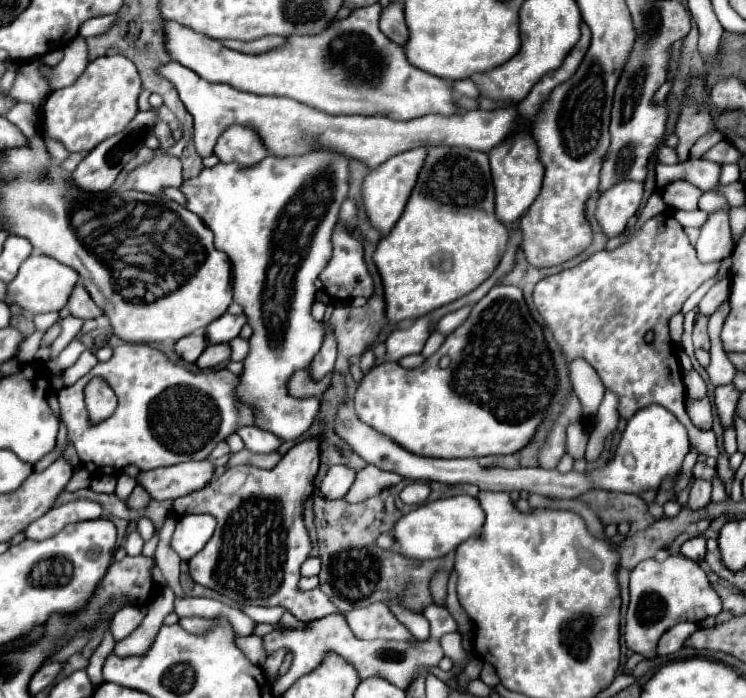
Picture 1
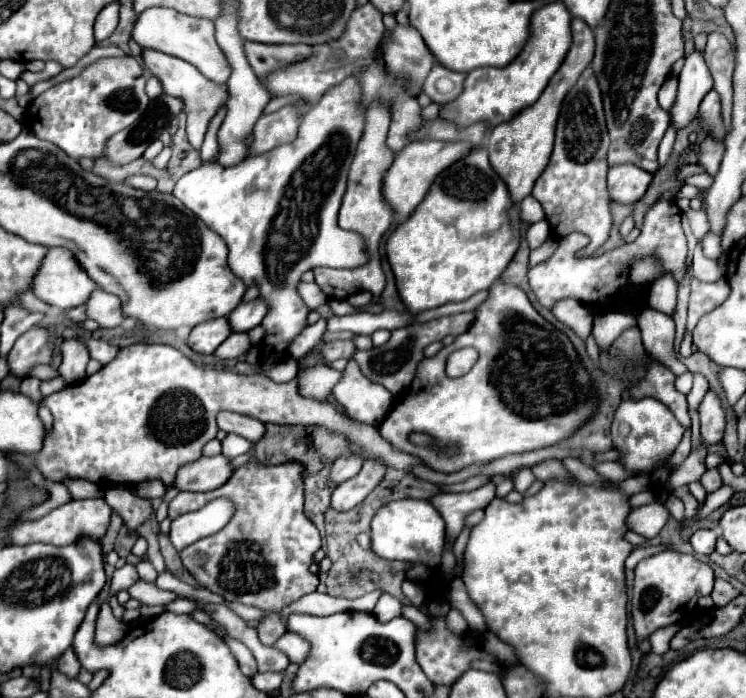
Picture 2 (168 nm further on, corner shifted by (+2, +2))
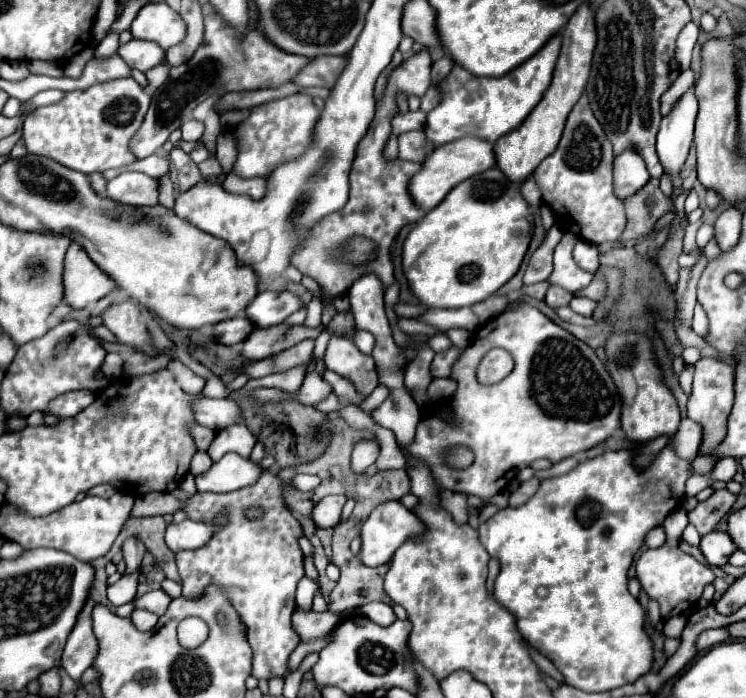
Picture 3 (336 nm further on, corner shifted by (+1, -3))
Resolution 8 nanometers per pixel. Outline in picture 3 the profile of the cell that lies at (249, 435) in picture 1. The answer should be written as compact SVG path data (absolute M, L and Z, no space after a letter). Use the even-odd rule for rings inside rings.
M197 399L191 403L191 411L197 423L219 431L229 425L237 425L241 411L235 401L229 399Z

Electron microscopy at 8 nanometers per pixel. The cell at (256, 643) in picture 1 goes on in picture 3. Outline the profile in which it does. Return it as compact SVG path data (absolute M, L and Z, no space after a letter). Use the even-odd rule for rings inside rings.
M263 471L259 481L255 485L249 485L239 491L231 493L195 493L191 499L187 499L185 511L189 519L193 521L211 521L217 511L227 513L227 523L207 541L207 545L193 549L193 551L179 551L177 553L177 567L183 581L183 597L185 599L199 599L201 591L211 585L219 583L225 593L229 593L229 599L233 601L235 609L241 613L241 619L247 627L247 639L253 649L253 671L251 675L255 679L273 679L273 677L285 677L289 673L287 661L293 649L299 645L299 635L291 627L291 615L295 611L295 589L299 579L305 575L303 571L303 553L297 545L297 537L301 533L301 525L297 525L295 517L285 509L285 503L281 499L281 479L269 471ZM247 505L261 505L265 509L265 515L261 521L249 521L243 515L243 509Z

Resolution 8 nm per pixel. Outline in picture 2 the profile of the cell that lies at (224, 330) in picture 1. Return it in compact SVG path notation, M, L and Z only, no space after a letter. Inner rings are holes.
M256 298L252 302L246 304L238 304L230 316L228 316L228 324L232 328L232 332L248 332L250 328L258 326L262 322L262 318L266 316L266 304Z

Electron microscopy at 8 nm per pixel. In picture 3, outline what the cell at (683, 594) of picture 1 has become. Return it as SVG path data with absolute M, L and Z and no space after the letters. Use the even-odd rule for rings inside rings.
M679 507L673 513L669 513L669 517L663 523L663 529L667 533L667 543L659 549L645 549L639 555L637 565L635 565L637 567L637 579L639 579L641 587L645 589L645 593L649 597L659 601L663 619L669 619L669 617L675 617L679 613L689 611L697 603L697 599L701 597L703 587L715 579L713 571L707 565L695 561L691 555L683 553L677 547L677 541L679 541L685 527L687 527L687 511L683 507Z

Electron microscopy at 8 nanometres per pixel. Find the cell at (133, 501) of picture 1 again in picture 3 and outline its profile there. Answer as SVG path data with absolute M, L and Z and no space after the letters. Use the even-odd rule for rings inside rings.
M135 537L127 539L125 545L123 545L123 557L125 557L125 565L127 565L127 569L123 571L123 575L137 573L139 567L141 567L143 555L145 555L145 547L141 545L141 541L137 541Z

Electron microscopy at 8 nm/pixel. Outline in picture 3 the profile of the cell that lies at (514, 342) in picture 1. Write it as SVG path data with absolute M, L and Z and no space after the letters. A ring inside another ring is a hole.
M521 303L515 311L501 313L499 317L491 319L483 329L479 329L475 333L475 341L463 351L459 361L455 363L451 379L455 379L459 385L451 399L457 423L447 425L439 417L423 417L421 425L417 427L415 443L401 451L405 455L415 455L421 461L429 463L433 475L445 489L475 495L483 501L483 507L489 503L493 495L503 491L515 479L515 475L531 461L547 459L555 465L565 457L573 457L603 443L621 427L621 397L597 353L587 343L583 343L563 327L555 325L539 309L527 303ZM493 347L507 349L513 355L515 369L501 383L485 387L475 379L475 369L481 357ZM459 445L469 447L473 451L475 461L471 463L471 467L453 469L447 465L449 451Z

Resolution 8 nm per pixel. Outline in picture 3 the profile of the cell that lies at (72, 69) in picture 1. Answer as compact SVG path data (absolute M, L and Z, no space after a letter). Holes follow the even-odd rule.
M31 61L29 71L37 73L37 75L49 75L49 77L61 77L63 75L61 65L53 63L53 61Z

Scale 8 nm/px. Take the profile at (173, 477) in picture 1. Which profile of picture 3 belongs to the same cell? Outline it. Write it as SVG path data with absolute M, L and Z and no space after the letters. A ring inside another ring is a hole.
M227 453L221 461L213 463L207 473L195 477L197 491L227 493L253 485L261 477L263 469L247 457L237 453Z

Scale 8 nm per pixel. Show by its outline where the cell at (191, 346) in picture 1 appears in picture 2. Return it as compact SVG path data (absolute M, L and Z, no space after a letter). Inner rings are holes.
M226 318L212 320L198 324L190 336L188 336L188 346L198 352L198 354L212 354L228 336L230 336L230 326Z

